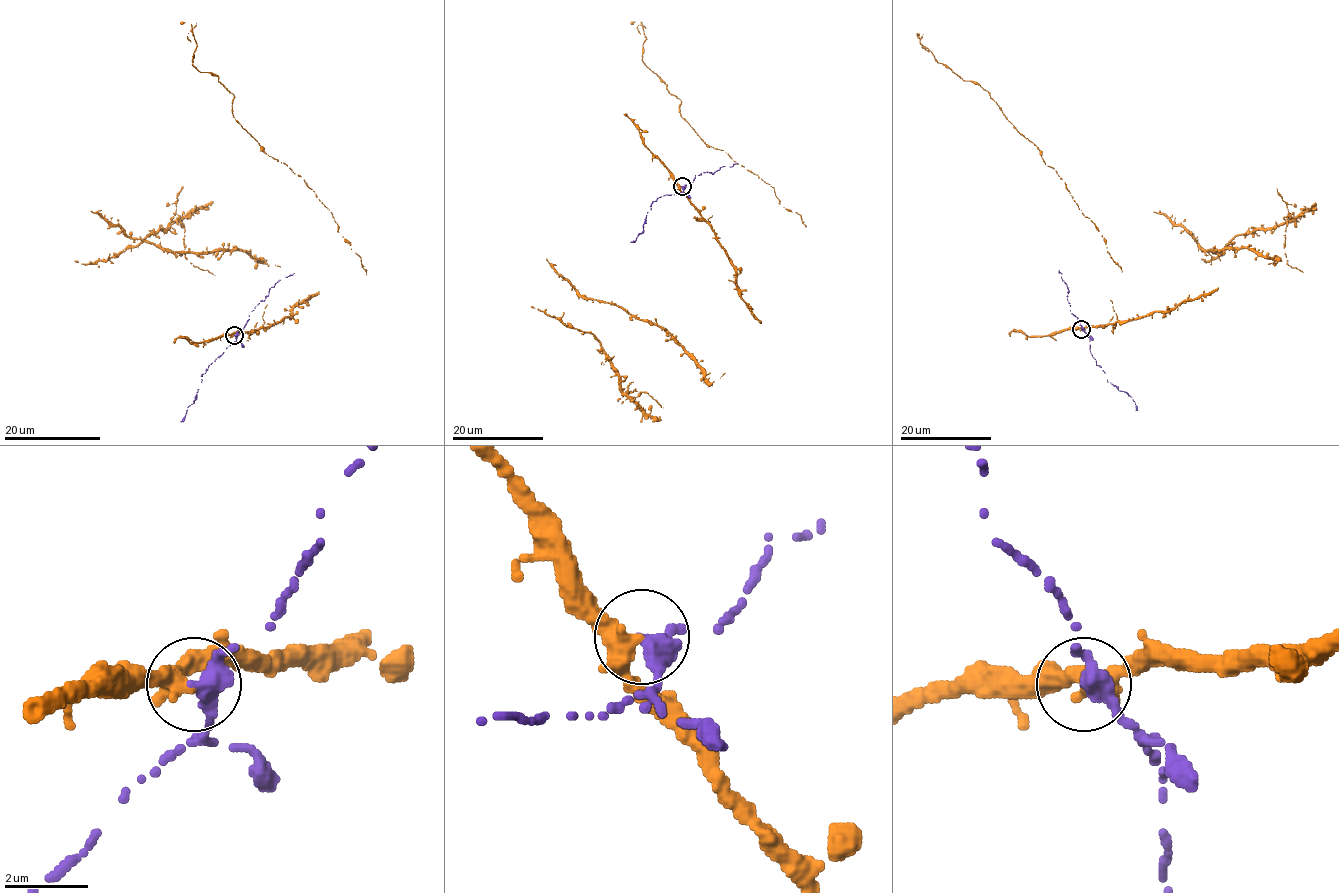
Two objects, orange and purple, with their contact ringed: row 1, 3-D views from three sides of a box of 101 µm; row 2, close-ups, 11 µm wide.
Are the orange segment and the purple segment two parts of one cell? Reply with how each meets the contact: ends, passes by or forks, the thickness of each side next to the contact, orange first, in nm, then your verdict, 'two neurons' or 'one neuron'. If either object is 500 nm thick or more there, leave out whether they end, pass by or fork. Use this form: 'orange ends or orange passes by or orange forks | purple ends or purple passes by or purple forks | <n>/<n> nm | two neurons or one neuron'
orange forks | purple passes by | 280/360 nm | two neurons

